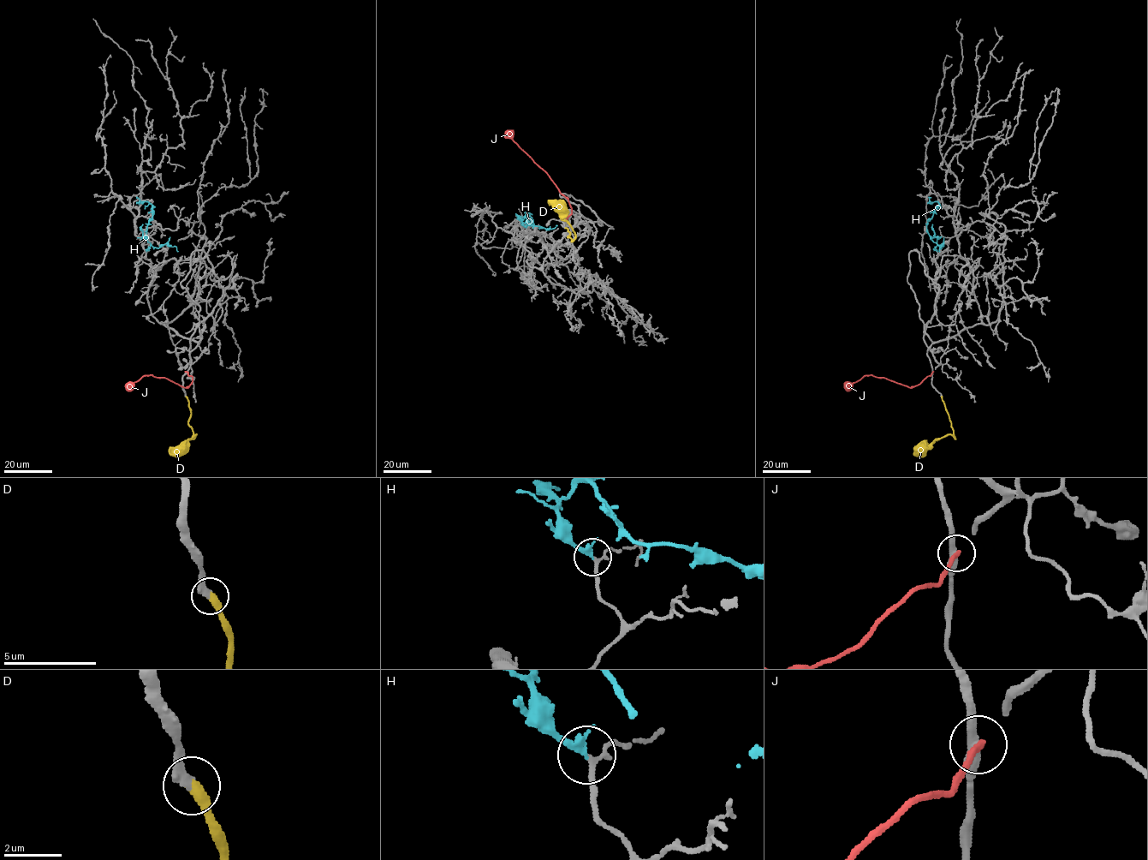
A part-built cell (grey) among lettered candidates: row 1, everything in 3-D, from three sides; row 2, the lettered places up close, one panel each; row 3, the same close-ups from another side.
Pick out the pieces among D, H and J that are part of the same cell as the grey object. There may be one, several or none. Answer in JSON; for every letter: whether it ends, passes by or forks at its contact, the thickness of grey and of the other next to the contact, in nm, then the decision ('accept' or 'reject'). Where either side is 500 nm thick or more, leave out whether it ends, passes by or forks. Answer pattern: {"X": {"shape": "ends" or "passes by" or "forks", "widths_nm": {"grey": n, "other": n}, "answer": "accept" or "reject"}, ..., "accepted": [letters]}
{"D": {"shape": "ends", "widths_nm": {"grey": 400, "other": 440}, "answer": "accept"}, "H": {"shape": "ends", "widths_nm": {"grey": 150, "other": 260}, "answer": "accept"}, "J": {"shape": "ends", "widths_nm": {"grey": 360, "other": 340}, "answer": "reject"}, "accepted": ["D", "H"]}

